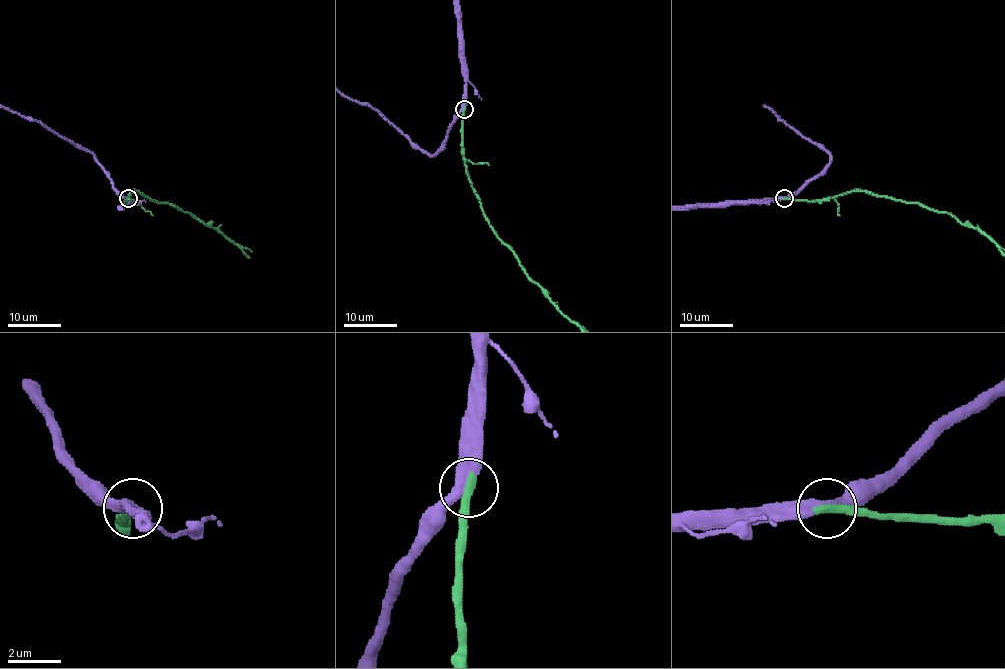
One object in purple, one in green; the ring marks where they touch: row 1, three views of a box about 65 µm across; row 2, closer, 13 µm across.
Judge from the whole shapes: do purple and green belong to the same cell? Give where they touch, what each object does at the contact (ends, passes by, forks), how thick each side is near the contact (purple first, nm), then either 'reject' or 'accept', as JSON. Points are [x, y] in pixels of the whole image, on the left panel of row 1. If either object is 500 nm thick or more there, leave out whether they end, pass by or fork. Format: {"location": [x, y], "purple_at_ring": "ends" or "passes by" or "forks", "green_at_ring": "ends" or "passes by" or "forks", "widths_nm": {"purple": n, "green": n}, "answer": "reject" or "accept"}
{"location": [128, 198], "purple_at_ring": "passes by", "green_at_ring": "ends", "widths_nm": {"purple": 440, "green": 400}, "answer": "accept"}

